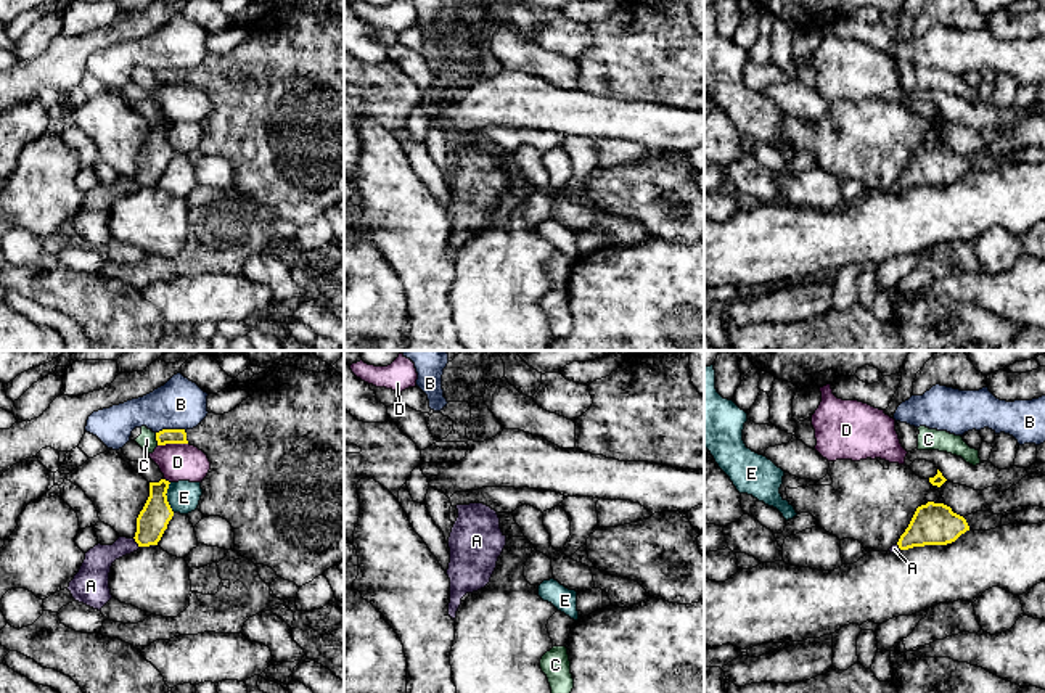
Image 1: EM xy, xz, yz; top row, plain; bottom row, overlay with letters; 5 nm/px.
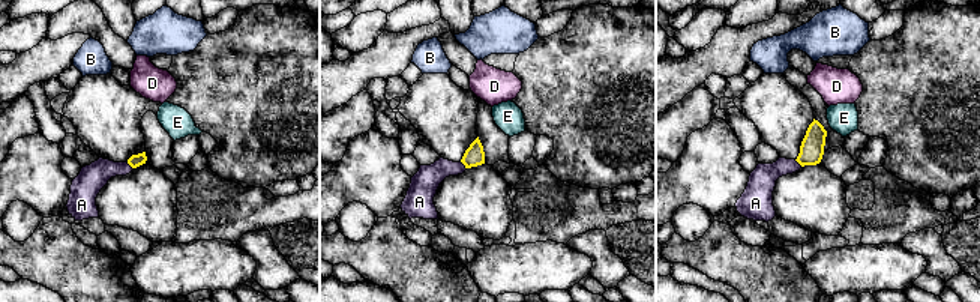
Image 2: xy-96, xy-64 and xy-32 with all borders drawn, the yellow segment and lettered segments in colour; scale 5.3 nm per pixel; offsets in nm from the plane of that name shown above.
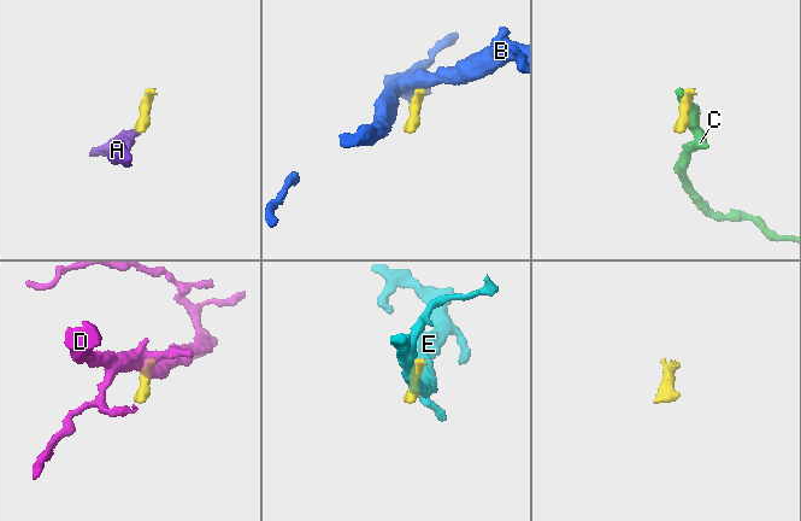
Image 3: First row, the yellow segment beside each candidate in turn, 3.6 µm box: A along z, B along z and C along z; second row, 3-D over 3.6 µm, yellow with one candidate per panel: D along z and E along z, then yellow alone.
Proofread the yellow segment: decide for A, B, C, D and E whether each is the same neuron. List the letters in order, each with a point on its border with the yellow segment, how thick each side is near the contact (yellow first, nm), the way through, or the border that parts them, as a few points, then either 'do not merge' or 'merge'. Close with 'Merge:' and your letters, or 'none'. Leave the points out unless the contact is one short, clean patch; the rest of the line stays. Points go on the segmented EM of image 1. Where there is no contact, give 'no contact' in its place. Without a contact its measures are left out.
A: meets yellow in xy at (135, 541); 150 nm thick on the yellow side, 150 nm on the other; runs through xy (153, 520), (135, 541), (113, 552), (95, 569); merge
B: meets yellow in xy at (171, 430); 80 nm thick on the yellow side, 260 nm on the other; border along xy (185, 430), (159, 430), (156, 433); do not merge
C: meets yellow in xy at (156, 439); 80 nm thick on the yellow side, 90 nm on the other; border along xy (155, 433), (158, 444); do not merge
D: meets yellow in xy at (172, 442); 80 nm thick on the yellow side, 190 nm on the other; border along xy (187, 442), (158, 446); do not merge
E: meets yellow in xy at (166, 497); 150 nm thick on the yellow side, 160 nm on the other; border along xy (169, 483), (166, 500), (174, 512); do not merge
Merge: A

